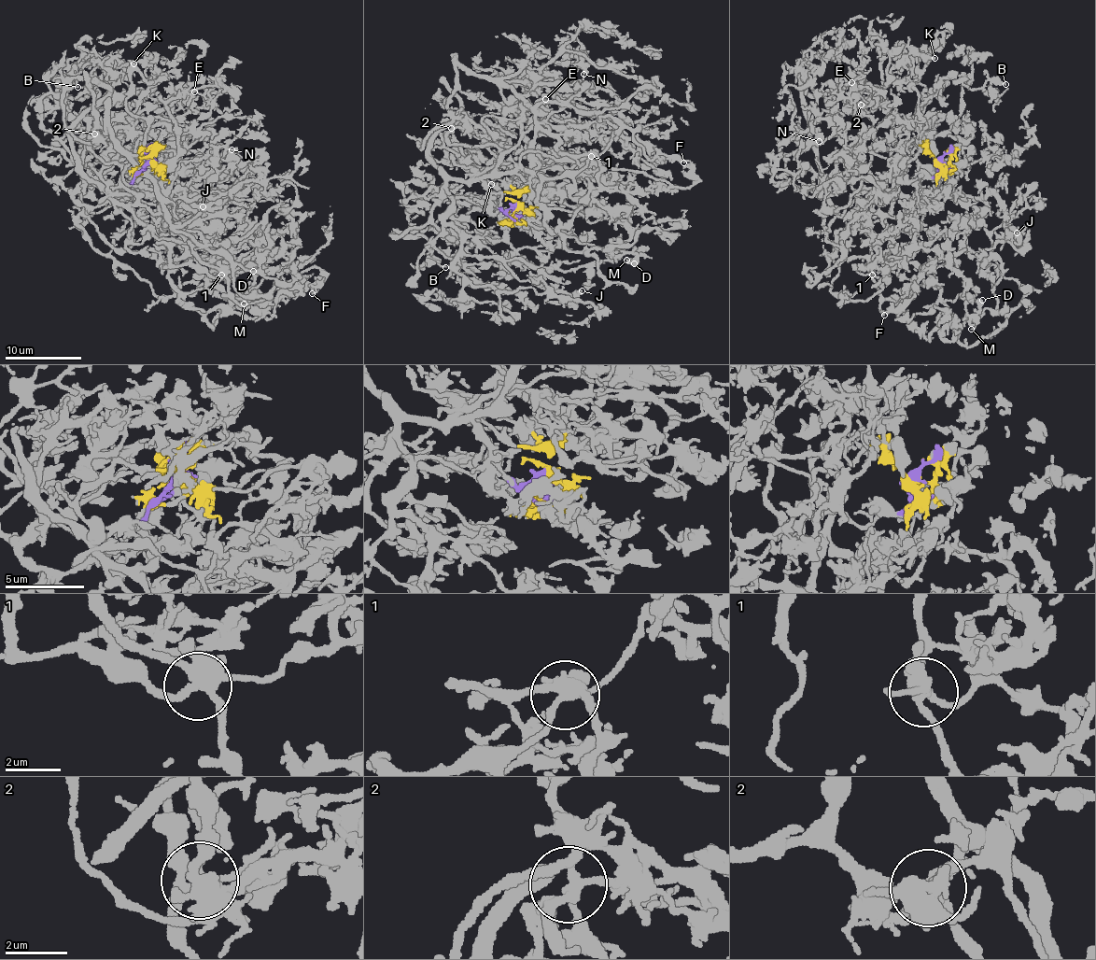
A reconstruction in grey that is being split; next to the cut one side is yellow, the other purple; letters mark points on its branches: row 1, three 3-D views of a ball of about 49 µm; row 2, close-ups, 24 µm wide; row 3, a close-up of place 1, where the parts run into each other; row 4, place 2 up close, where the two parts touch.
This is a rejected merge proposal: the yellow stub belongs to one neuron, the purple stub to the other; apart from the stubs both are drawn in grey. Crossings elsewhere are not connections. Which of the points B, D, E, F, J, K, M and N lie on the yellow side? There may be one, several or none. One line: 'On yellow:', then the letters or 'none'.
On yellow: B, D, J, M

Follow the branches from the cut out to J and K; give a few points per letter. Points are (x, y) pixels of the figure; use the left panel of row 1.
J: (150, 162), (124, 186), (89, 182), (74, 197), (114, 247), (130, 247), (203, 207)
K: (150, 162), (118, 193), (156, 205), (173, 233), (158, 187), (109, 132), (93, 138), (133, 63)

